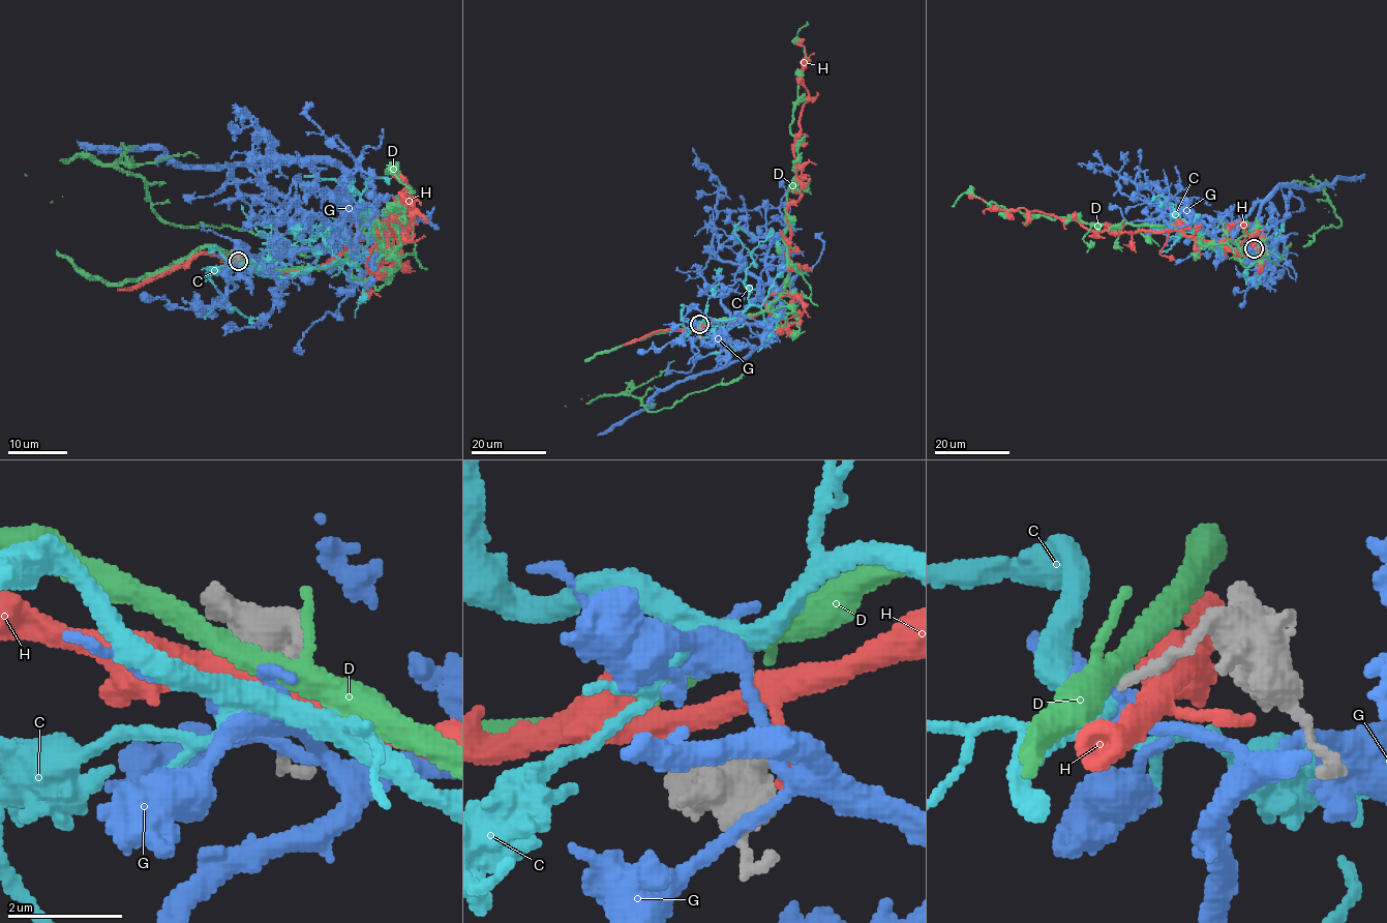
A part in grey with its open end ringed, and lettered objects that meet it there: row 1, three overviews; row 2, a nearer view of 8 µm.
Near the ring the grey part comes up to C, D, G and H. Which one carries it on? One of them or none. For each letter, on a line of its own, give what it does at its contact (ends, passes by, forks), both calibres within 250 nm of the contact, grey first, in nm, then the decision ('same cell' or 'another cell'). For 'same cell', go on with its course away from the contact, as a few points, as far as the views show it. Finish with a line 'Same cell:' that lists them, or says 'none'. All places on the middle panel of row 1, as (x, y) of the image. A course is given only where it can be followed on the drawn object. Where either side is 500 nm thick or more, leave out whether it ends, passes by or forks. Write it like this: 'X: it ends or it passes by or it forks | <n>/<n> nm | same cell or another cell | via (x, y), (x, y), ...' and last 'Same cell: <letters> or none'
C: it forks | 200/320 nm | same cell | via (699, 324), (709, 318), (733, 320), (751, 305), (761, 304), (786, 264), (786, 256), (774, 242), (741, 228)
D: it forks | 200/340 nm | another cell
G: it forks | 200/320 nm | another cell
H: it forks | 240/320 nm | another cell
Same cell: C

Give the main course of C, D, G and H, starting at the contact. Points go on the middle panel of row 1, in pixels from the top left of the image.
C: (699, 324), (709, 318), (733, 320), (751, 305), (761, 304), (786, 264), (786, 256), (774, 242), (741, 228)
D: (699, 324), (791, 310), (780, 328), (770, 328), (739, 378), (654, 411), (623, 392), (673, 360)
G: (699, 324), (712, 334), (733, 323), (760, 323), (770, 331), (775, 295), (714, 250), (720, 182), (692, 148)
H: (699, 326), (754, 317), (790, 272), (787, 207), (800, 196), (795, 136), (808, 94), (804, 38)

